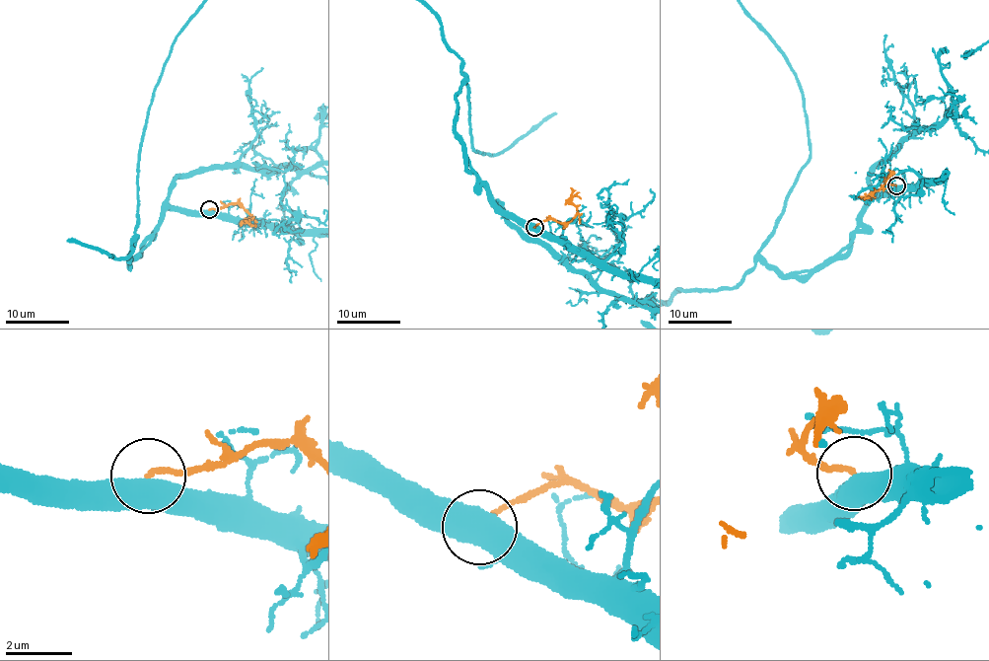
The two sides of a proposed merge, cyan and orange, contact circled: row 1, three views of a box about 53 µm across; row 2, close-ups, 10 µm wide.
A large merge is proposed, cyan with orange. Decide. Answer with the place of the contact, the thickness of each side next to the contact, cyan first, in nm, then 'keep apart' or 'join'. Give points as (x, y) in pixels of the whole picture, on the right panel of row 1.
place (896, 185); calibres 550 and 150 nm; keep apart

